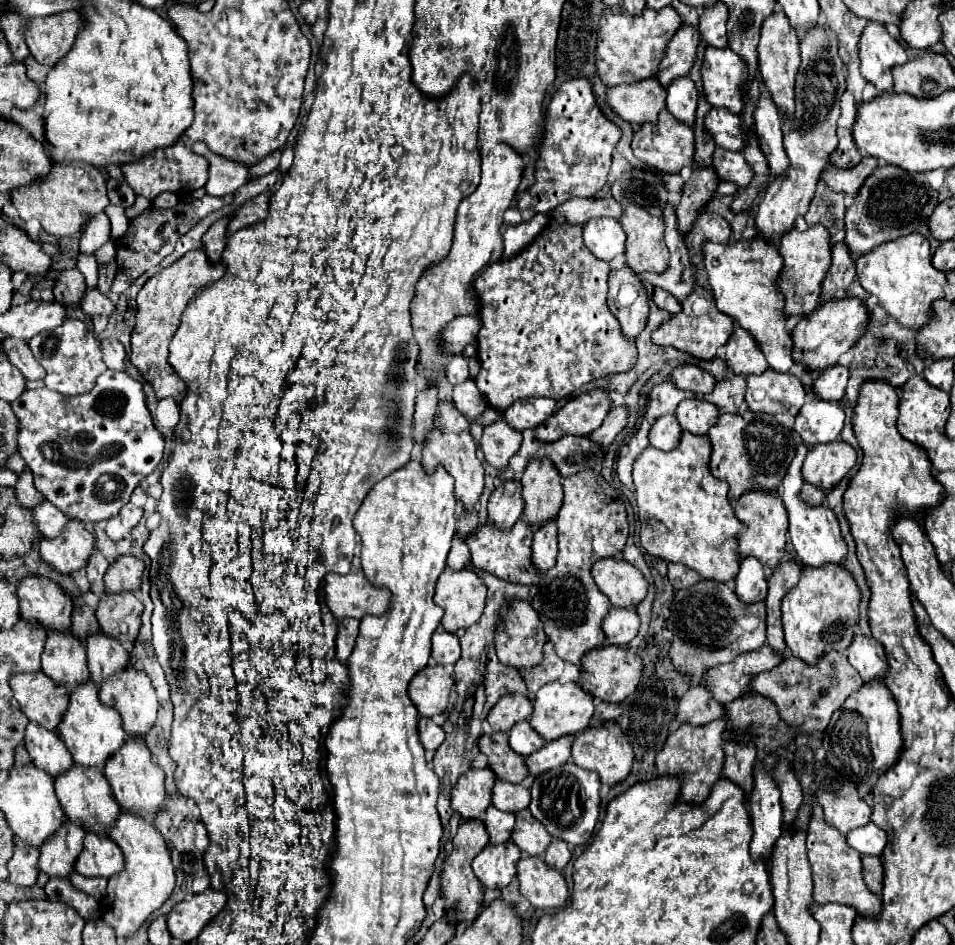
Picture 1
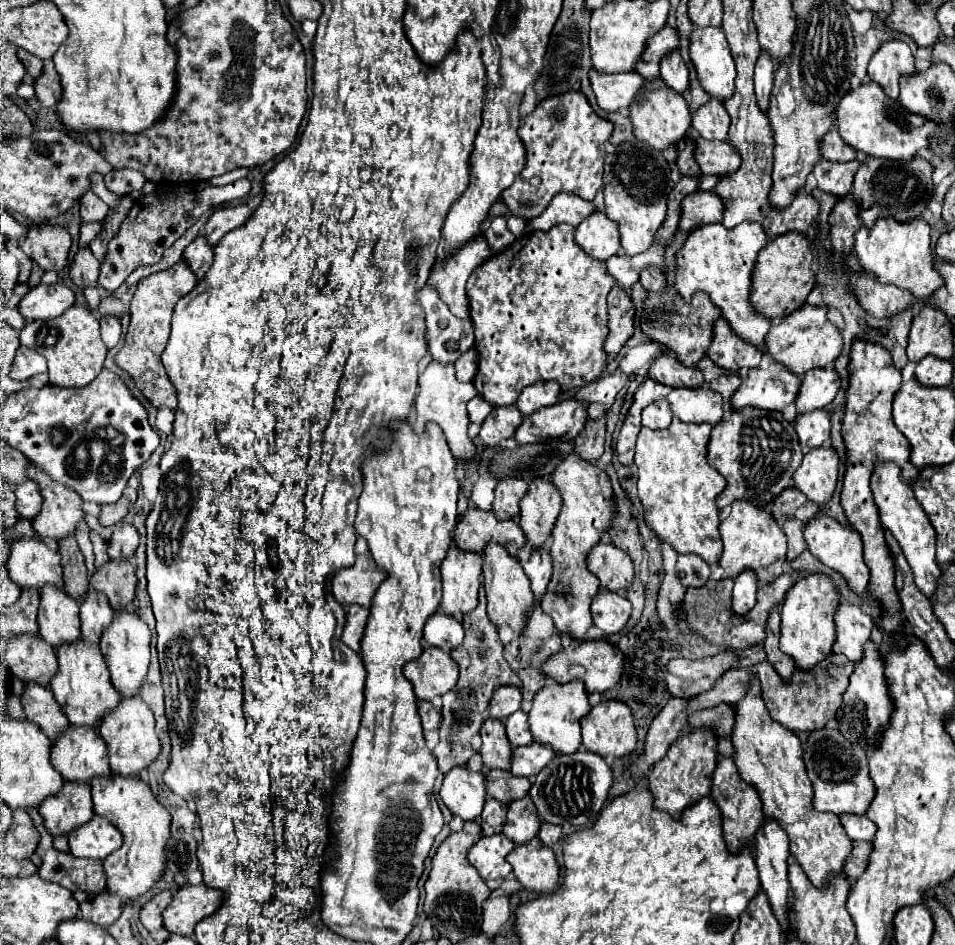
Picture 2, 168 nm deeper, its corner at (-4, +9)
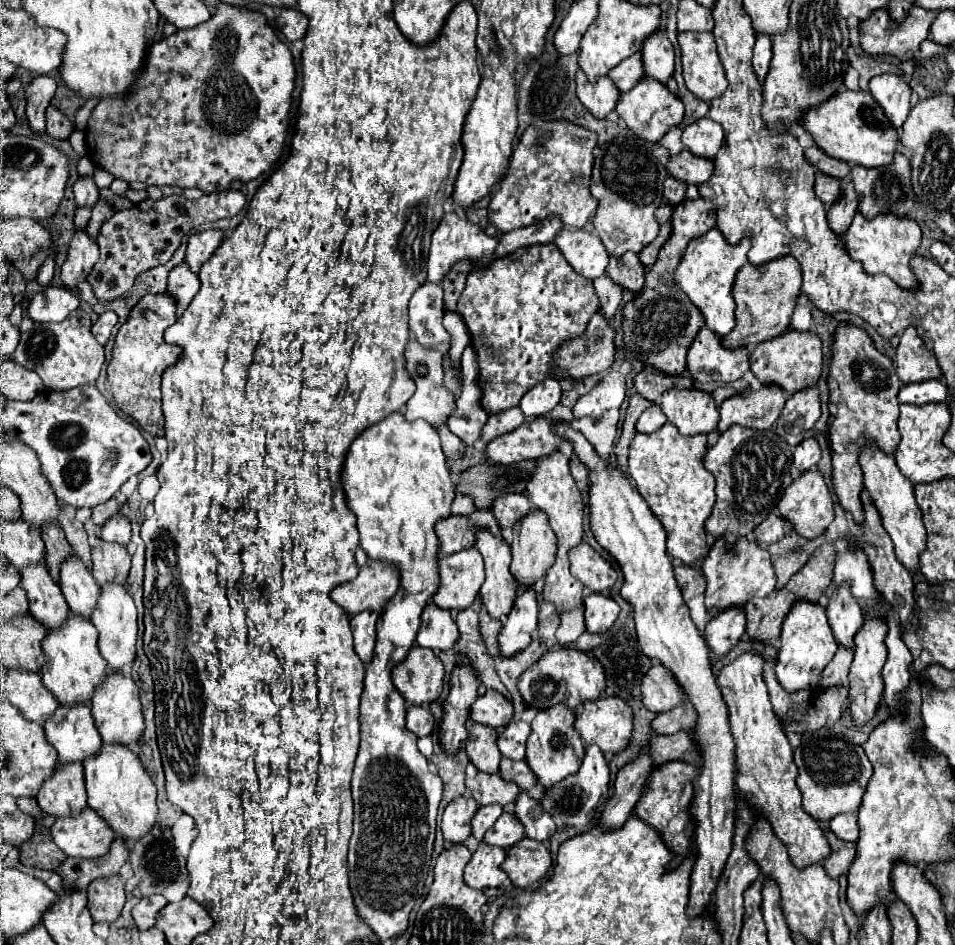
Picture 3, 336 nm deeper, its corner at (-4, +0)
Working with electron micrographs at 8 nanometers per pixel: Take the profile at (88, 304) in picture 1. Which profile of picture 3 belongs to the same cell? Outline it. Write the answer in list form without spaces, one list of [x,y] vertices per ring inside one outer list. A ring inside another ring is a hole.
[[[76,232],[68,248],[68,258],[62,264],[62,284],[76,290],[76,286],[88,278],[88,272],[92,272],[92,264],[96,264],[98,256],[98,244],[90,240],[86,232]]]

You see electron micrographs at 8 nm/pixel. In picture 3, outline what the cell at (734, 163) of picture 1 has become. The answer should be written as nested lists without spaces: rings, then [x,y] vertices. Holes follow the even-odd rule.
[[[684,148],[684,152],[678,158],[670,158],[668,170],[674,178],[698,186],[704,180],[708,180],[708,176],[712,176],[712,160],[702,156],[692,156],[692,152]]]

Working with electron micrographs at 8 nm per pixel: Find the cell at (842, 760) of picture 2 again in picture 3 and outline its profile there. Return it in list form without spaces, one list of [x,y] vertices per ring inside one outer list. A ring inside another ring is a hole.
[[[820,728],[816,732],[802,734],[802,744],[794,750],[794,764],[798,766],[798,788],[802,792],[804,812],[820,822],[830,822],[830,830],[838,838],[856,842],[860,836],[856,814],[844,812],[858,812],[864,788],[872,778],[872,764],[866,758],[864,748],[846,734]]]

